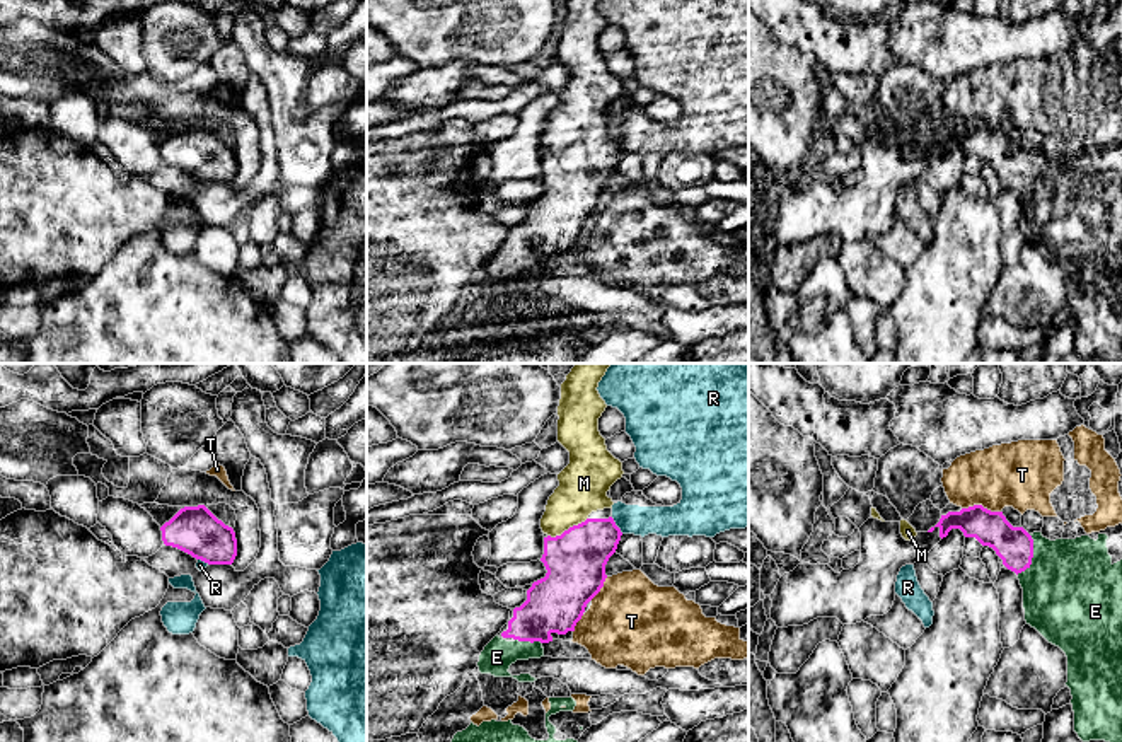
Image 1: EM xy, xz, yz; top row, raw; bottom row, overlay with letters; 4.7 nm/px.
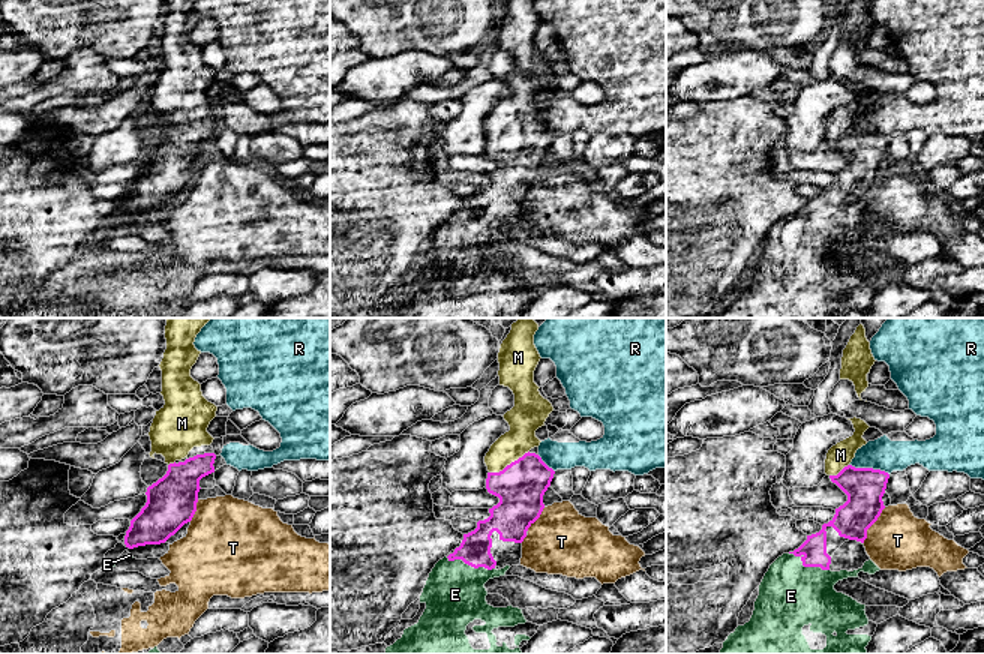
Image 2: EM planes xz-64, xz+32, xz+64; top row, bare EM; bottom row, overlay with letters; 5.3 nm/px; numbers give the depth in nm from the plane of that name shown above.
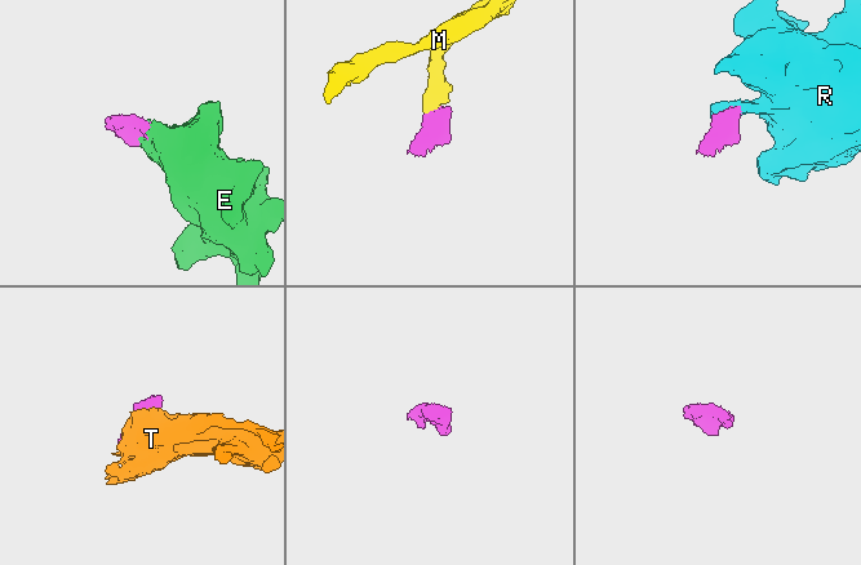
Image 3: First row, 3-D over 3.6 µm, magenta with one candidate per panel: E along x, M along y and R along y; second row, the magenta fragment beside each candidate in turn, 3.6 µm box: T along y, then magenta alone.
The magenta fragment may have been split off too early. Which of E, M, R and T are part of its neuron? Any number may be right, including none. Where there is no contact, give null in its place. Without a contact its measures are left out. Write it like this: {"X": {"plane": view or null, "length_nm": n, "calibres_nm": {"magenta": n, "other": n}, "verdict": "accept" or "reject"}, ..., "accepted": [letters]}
{"E": {"plane": "yz", "length_nm": 200, "calibres_nm": {"magenta": 180, "other": 460}, "verdict": "accept"}, "M": {"plane": "xz", "length_nm": 220, "calibres_nm": {"magenta": 280, "other": 240}, "verdict": "accept"}, "R": {"plane": "xz", "length_nm": 100, "calibres_nm": {"magenta": 280, "other": 140}, "verdict": "reject"}, "T": {"plane": "yz", "length_nm": 190, "calibres_nm": {"magenta": 180, "other": 320}, "verdict": "reject"}, "accepted": ["E", "M"]}

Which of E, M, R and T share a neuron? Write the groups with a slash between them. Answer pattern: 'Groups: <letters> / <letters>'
Groups: E M / R / T

